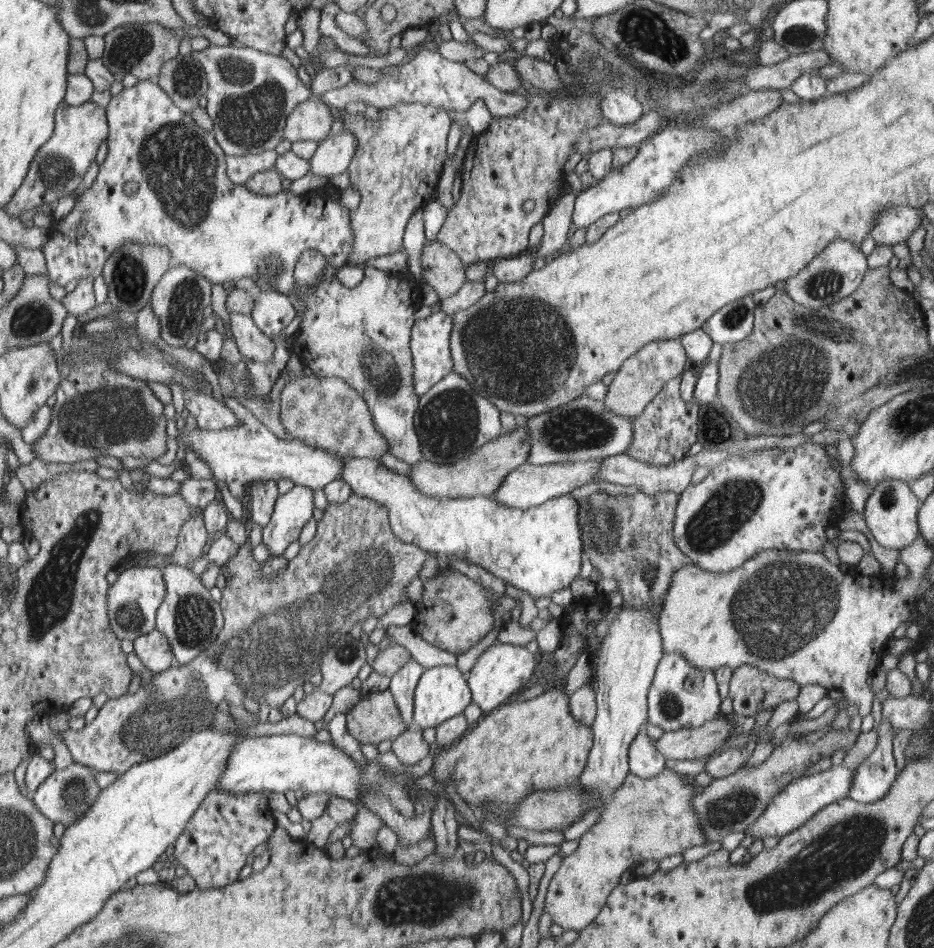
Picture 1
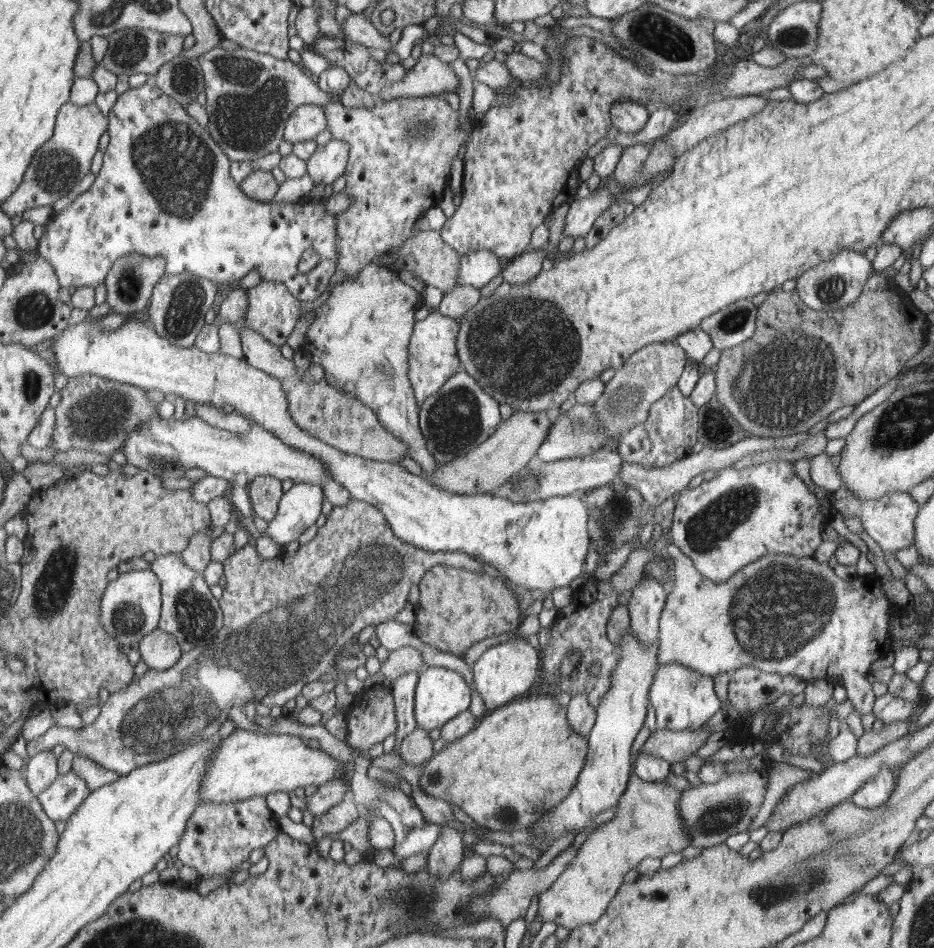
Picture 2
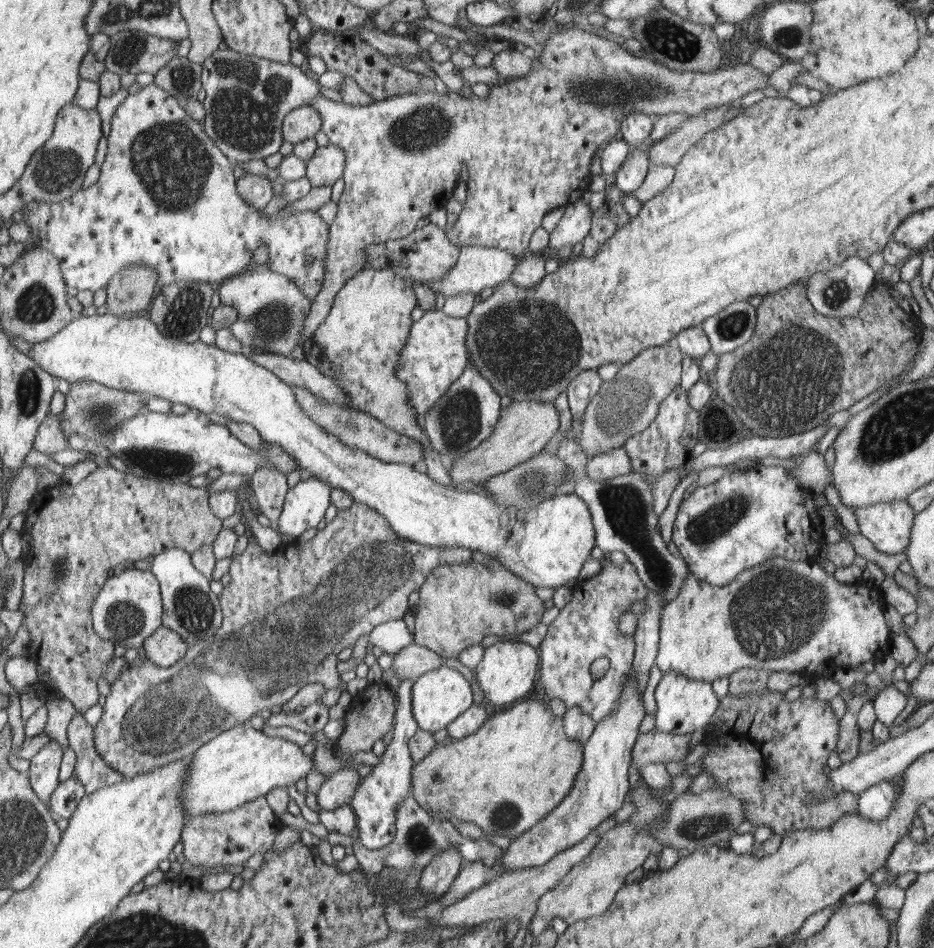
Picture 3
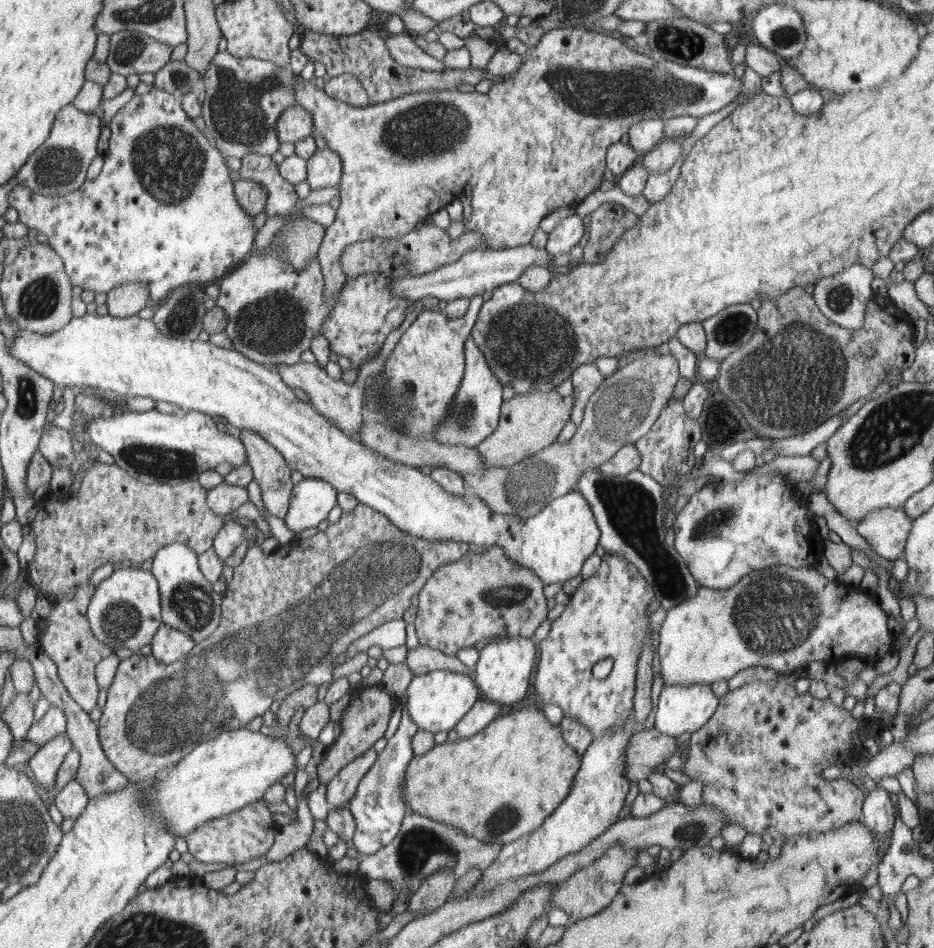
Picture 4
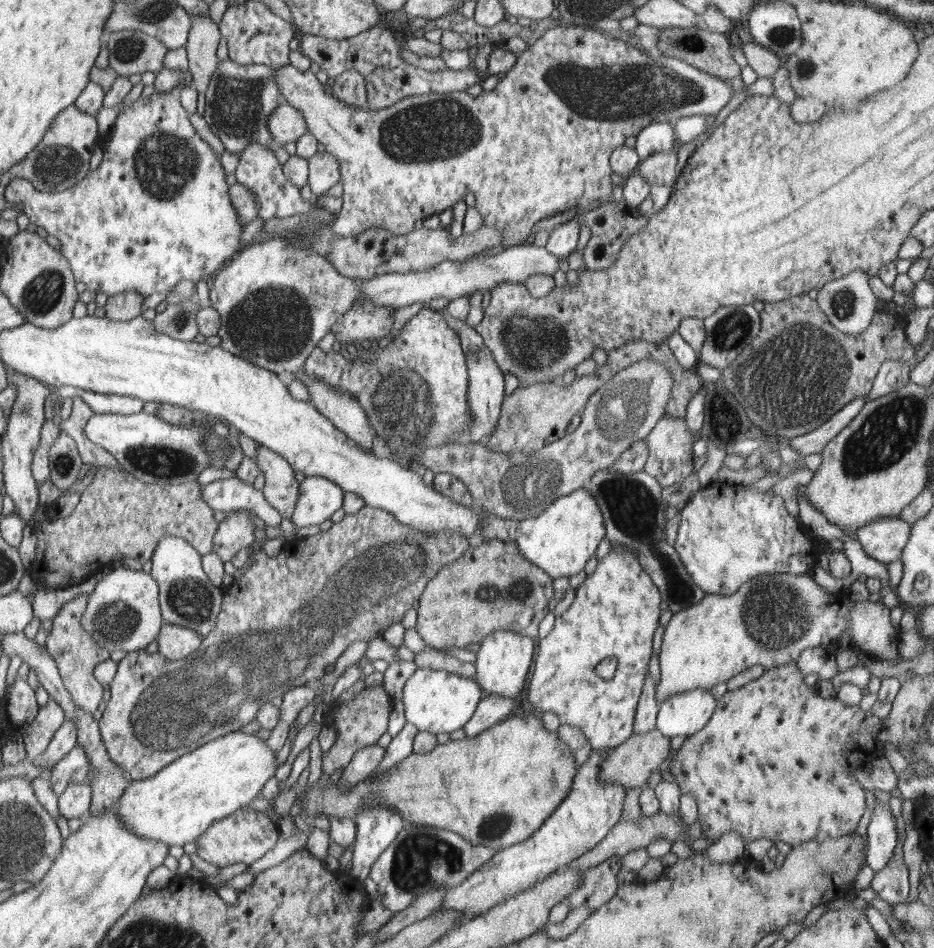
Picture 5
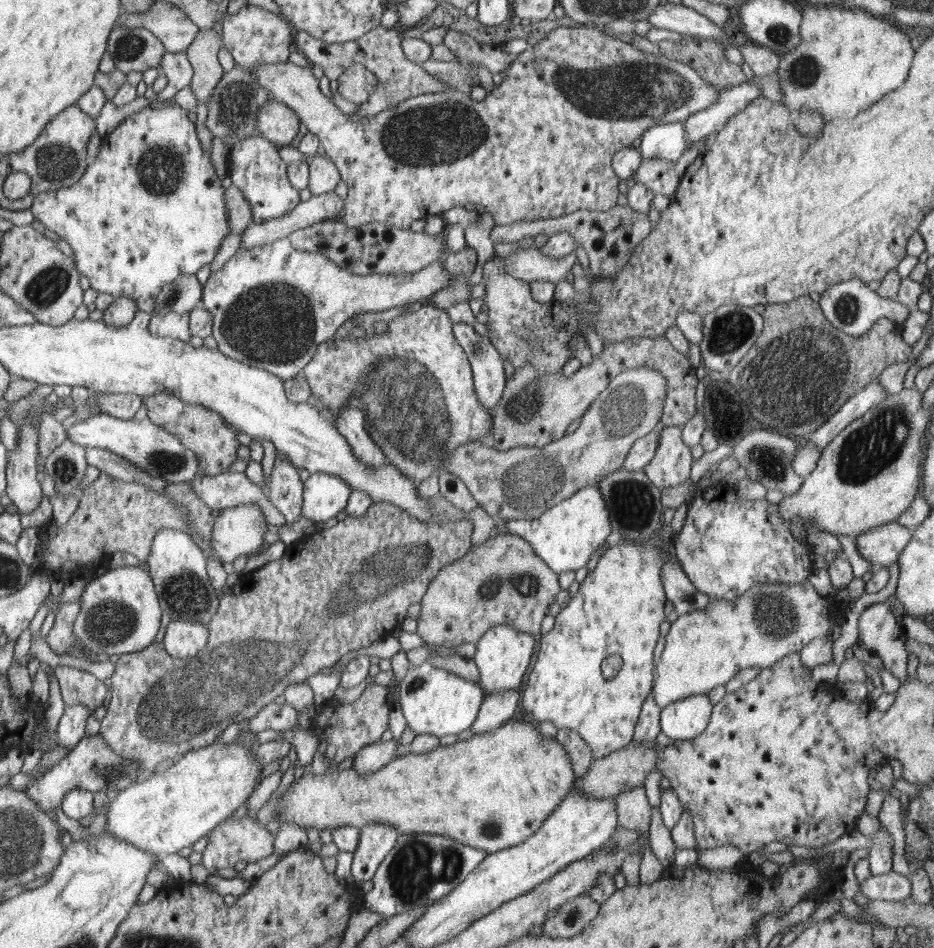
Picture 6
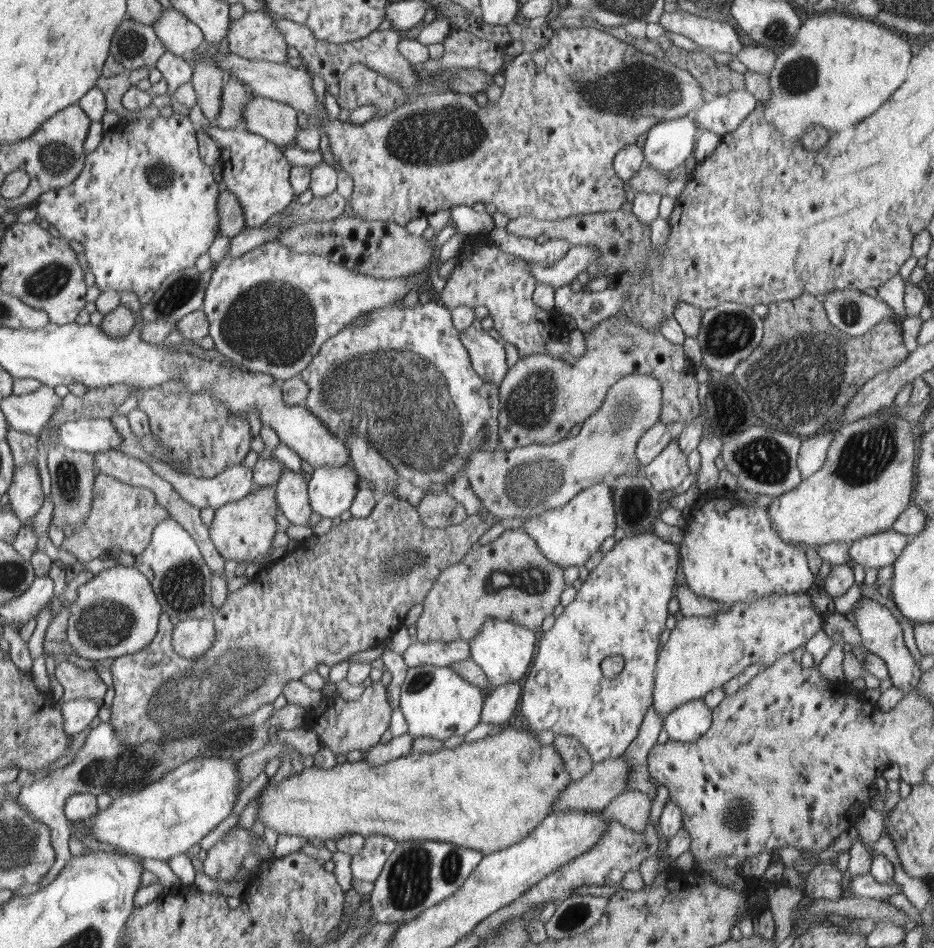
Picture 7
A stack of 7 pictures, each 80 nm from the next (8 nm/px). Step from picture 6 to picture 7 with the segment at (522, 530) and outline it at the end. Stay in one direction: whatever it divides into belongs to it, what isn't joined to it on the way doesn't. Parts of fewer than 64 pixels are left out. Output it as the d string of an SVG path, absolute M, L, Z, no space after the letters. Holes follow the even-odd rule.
M609 481L592 484L591 488L581 491L576 498L560 508L544 511L544 514L534 515L521 527L536 542L540 552L554 566L562 569L584 565L592 554L598 552L602 542L613 536L617 528L612 488Z

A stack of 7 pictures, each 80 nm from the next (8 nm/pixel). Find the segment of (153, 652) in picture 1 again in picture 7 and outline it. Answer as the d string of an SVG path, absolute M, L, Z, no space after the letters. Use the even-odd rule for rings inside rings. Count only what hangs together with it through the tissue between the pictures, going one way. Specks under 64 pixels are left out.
M212 618L190 619L179 621L173 629L173 649L184 658L202 662L203 656L216 641L215 624Z

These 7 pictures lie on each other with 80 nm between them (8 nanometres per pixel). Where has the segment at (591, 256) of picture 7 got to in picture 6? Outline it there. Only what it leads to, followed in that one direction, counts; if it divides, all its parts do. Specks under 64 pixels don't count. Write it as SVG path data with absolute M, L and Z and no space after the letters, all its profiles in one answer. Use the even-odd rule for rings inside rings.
M536 246L520 248L503 259L507 264L505 269L512 276L524 281L547 280L553 283L566 278L577 261L575 250L562 258L554 258L546 256Z

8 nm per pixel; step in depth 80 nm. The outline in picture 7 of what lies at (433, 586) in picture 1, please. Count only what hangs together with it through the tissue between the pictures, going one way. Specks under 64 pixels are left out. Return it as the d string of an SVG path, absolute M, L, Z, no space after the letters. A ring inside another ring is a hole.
M507 529L492 542L477 544L458 565L443 571L427 600L422 602L424 609L416 623L417 640L469 641L488 617L514 621L538 632L540 622L559 611L560 595L566 587L564 569L545 558L526 531Z

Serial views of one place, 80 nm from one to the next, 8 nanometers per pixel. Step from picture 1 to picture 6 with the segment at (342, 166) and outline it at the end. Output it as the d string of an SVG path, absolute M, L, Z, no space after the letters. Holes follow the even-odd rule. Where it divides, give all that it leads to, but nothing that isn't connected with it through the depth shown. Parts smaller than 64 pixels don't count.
M315 155L309 161L309 189L313 195L334 191L341 176L337 166L328 156Z

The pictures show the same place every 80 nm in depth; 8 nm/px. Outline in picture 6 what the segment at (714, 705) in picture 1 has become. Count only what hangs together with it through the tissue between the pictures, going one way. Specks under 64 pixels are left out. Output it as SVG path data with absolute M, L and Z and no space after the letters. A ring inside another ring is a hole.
M694 694L661 710L661 731L676 741L700 736L708 726L714 706L707 694Z

